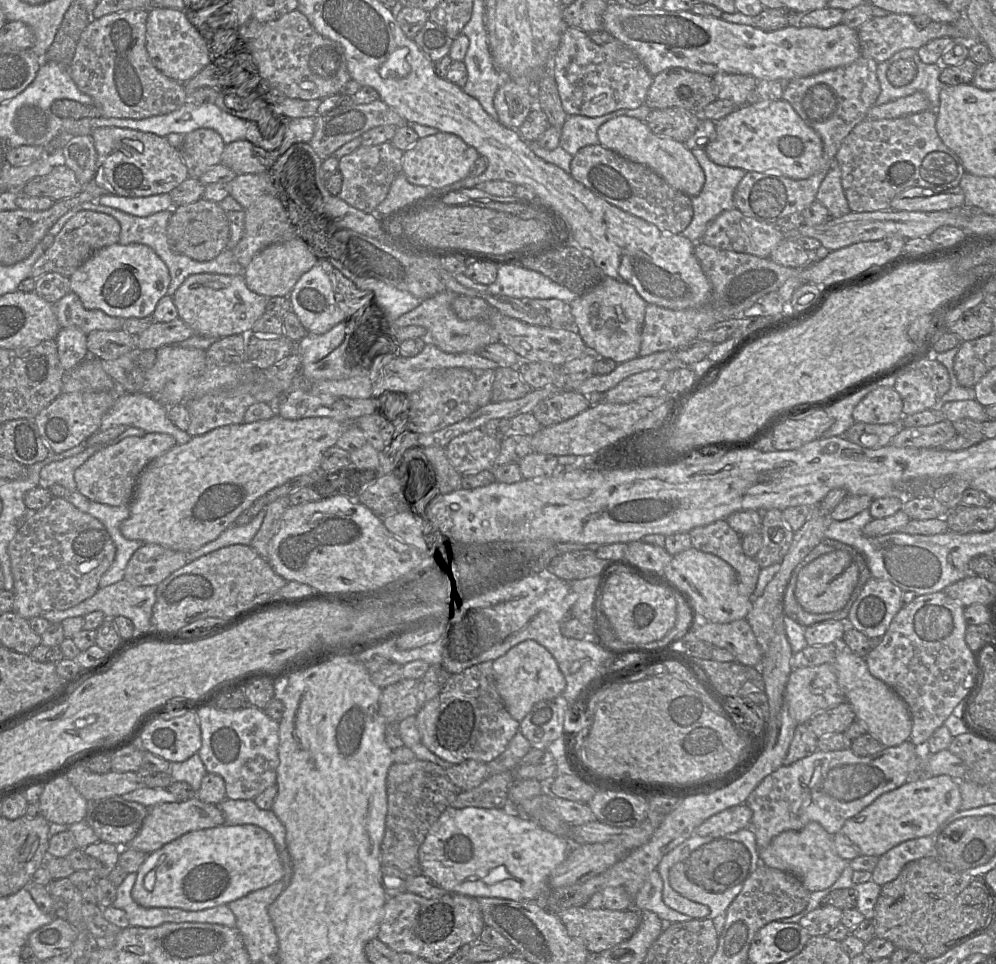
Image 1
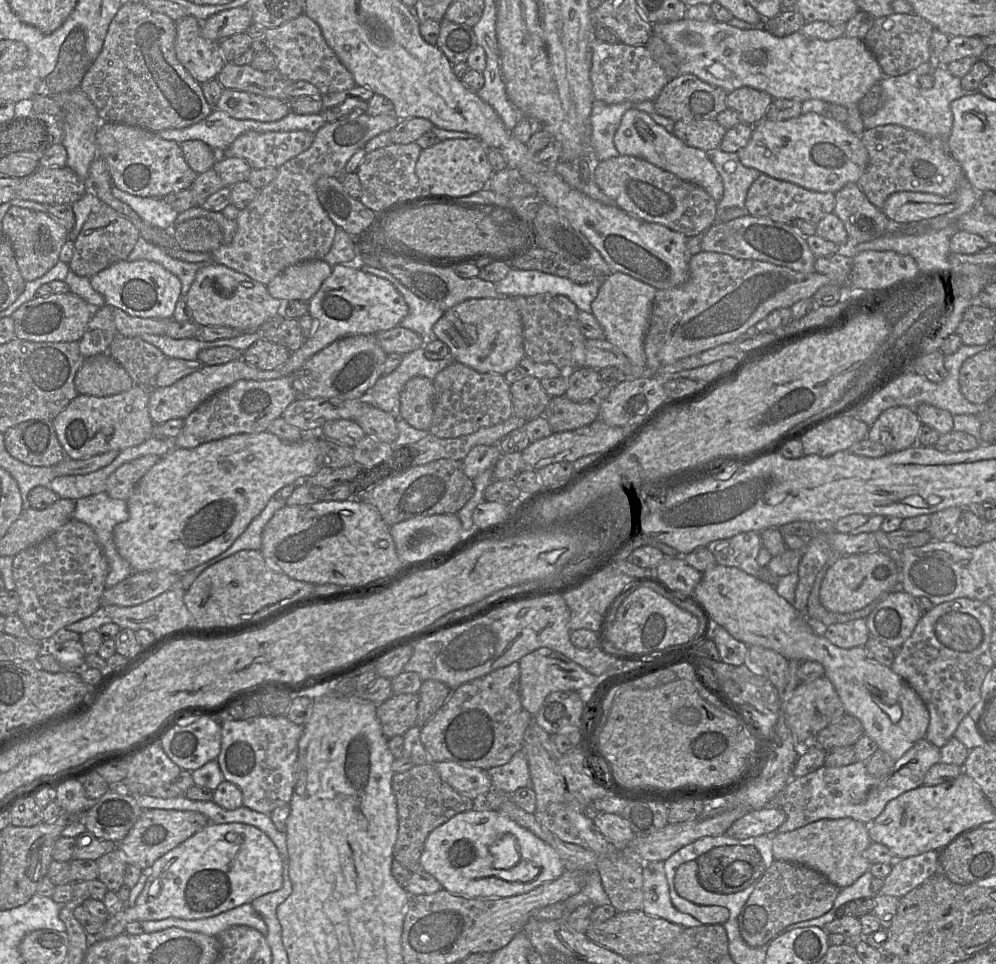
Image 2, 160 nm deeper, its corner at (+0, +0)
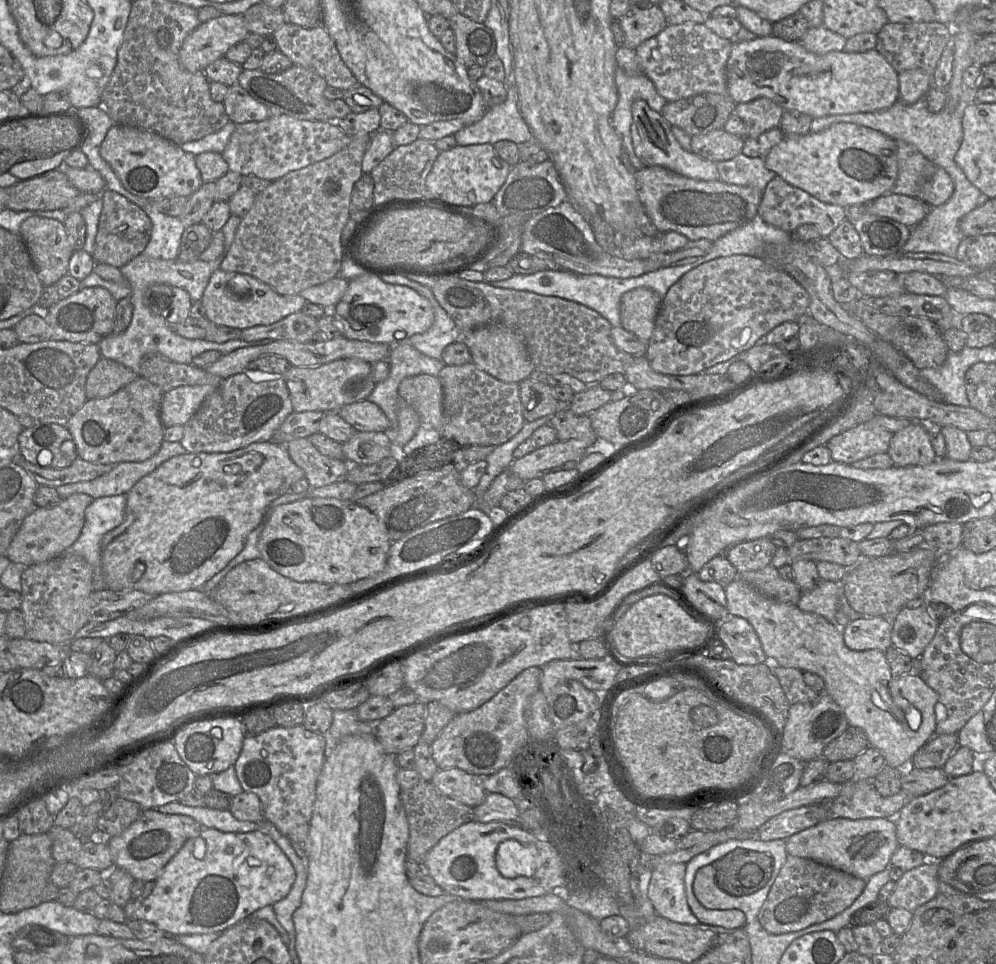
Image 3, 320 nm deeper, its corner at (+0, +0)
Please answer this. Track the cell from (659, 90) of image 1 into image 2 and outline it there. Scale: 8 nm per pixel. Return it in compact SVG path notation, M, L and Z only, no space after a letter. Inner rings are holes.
M693 74L670 79L654 100L655 112L674 121L715 120L727 108L724 89Z

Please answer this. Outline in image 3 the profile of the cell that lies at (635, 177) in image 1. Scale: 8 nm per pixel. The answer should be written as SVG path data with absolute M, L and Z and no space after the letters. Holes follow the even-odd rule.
M653 165L642 166L635 178L639 198L658 232L675 231L689 240L714 242L758 215L762 192L751 187L692 179Z

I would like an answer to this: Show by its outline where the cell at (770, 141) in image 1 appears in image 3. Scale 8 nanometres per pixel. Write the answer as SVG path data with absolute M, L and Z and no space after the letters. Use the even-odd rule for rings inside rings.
M849 122L801 136L785 136L764 157L765 166L792 186L822 202L843 207L866 204L891 193L898 174L896 141L880 131Z

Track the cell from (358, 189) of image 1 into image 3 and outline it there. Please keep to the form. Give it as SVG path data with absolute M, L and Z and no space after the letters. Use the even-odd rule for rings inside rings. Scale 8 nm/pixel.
M417 139L411 144L398 146L371 172L374 182L374 203L380 203L390 198L417 198L428 196L425 185L426 177L430 173L440 151L434 141Z

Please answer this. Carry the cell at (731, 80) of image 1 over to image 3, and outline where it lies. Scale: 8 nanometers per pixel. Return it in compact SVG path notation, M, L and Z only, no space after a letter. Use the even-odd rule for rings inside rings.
M760 97L746 103L736 103L733 114L739 116L748 127L750 137L779 127L784 109L772 100Z

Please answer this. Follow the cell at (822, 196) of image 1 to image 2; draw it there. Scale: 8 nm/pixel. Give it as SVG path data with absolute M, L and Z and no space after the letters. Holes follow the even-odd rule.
M848 183L835 193L833 213L845 226L849 237L846 245L872 241L901 225L875 207L856 183Z

